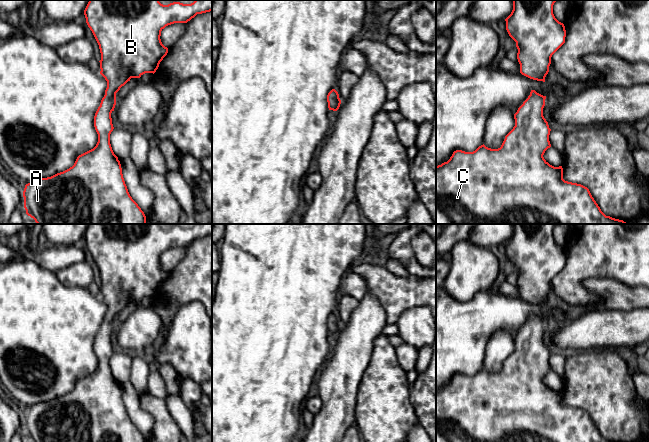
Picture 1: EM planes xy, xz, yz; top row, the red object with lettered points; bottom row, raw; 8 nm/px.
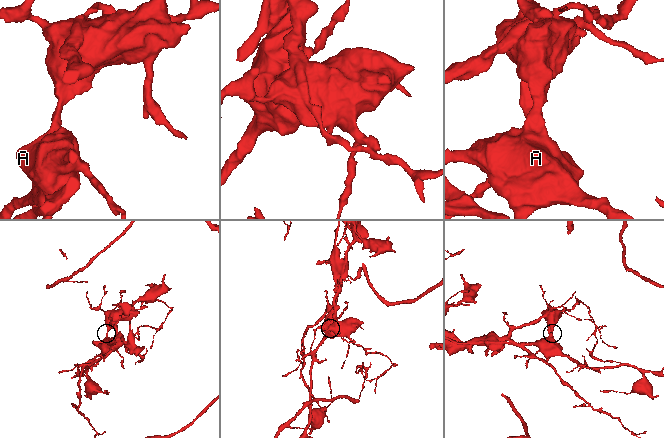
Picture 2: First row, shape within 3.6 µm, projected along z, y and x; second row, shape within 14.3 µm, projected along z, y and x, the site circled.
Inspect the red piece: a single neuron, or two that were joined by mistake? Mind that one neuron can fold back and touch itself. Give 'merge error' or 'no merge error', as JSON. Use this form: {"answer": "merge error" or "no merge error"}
{"answer": "merge error"}

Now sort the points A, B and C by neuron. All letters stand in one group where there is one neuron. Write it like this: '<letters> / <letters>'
A C / B

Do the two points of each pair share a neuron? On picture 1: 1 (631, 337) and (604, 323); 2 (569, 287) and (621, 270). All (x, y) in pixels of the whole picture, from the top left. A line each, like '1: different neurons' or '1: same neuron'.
1: same neuron
2: same neuron

